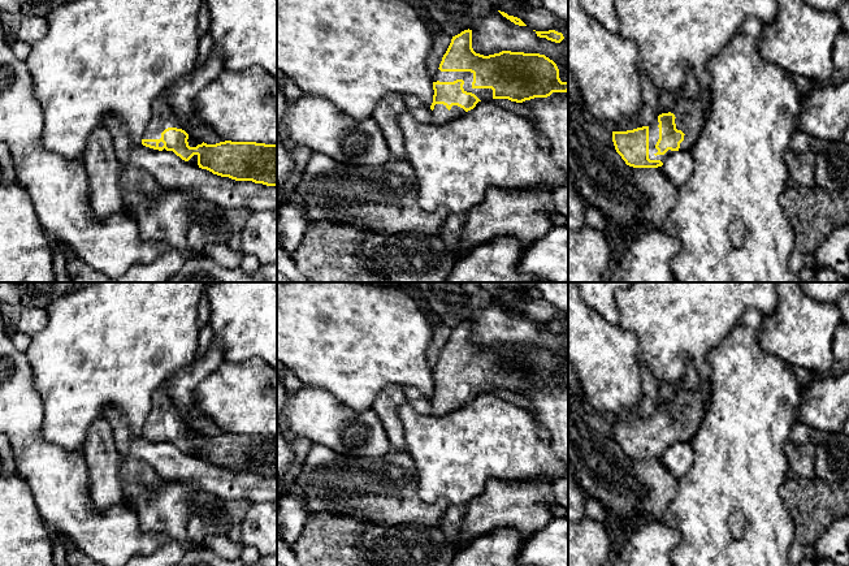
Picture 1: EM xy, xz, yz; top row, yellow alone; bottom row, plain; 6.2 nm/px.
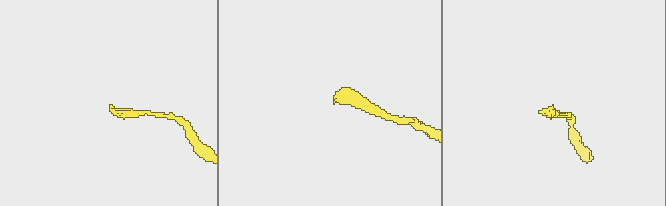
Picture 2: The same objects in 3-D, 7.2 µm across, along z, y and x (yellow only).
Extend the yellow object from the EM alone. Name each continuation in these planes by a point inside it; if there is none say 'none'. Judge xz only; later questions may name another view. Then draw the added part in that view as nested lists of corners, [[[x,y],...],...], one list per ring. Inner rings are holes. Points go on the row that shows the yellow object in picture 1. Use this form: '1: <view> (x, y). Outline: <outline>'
1: xz (483, 94). Outline: [[[437,70],[433,82],[454,82],[456,79],[463,79],[463,88],[467,92],[475,94],[481,101],[491,101],[493,100],[493,90],[491,88],[473,88],[473,73],[471,72],[441,72]]]
2: xz (440, 115). Outline: [[[436,104],[434,109],[432,111],[432,124],[441,125],[446,124],[451,120],[459,118],[465,113],[465,111],[458,105],[452,105],[449,111],[443,104]]]

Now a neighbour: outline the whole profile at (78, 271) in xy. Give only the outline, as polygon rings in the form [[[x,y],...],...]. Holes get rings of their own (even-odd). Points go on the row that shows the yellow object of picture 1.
[[[72,249],[66,252],[66,272],[72,282],[111,282],[108,276],[81,260]]]

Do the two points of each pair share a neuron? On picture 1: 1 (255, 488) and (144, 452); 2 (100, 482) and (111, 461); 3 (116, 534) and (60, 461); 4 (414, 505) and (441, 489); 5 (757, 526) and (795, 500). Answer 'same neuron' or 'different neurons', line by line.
1: same neuron
2: same neuron
3: same neuron
4: different neurons
5: different neurons

